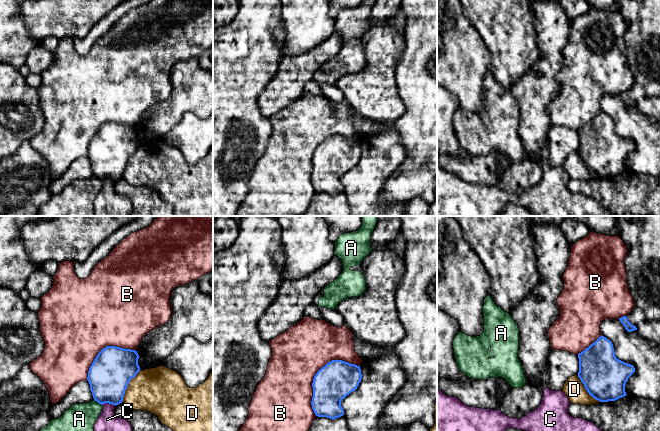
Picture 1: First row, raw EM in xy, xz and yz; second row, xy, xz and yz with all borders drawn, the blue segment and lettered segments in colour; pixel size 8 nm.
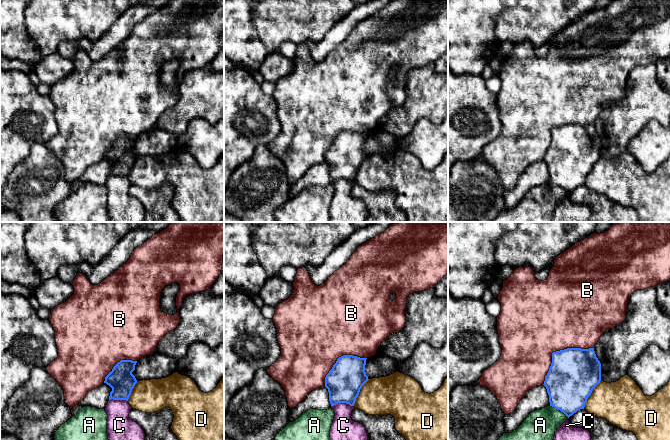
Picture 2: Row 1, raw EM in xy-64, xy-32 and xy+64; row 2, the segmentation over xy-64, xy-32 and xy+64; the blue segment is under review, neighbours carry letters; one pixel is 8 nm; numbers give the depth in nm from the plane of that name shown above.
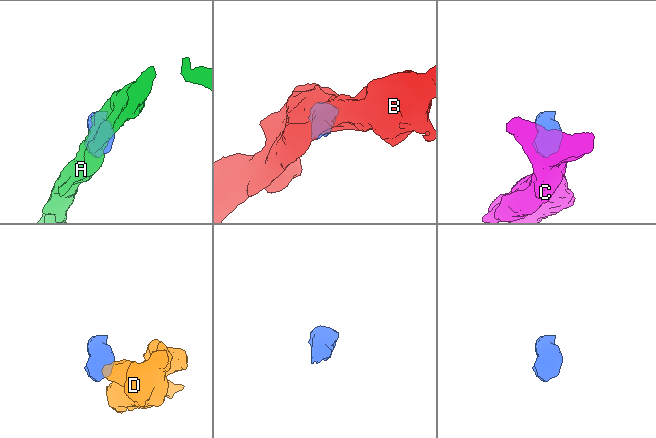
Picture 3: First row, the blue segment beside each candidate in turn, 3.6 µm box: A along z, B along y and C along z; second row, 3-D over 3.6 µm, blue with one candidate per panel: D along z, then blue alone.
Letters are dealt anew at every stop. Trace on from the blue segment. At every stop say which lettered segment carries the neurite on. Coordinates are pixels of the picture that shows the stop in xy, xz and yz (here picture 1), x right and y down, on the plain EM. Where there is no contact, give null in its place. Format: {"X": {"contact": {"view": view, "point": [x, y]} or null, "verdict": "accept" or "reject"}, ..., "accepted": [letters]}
{"A": {"contact": {"view": "xy", "point": [98, 178]}, "verdict": "reject"}, "B": {"contact": {"view": "xz", "point": [316, 149]}, "verdict": "reject"}, "C": {"contact": {"view": "xy", "point": [109, 179]}, "verdict": "reject"}, "D": {"contact": {"view": "xy", "point": [127, 162]}, "verdict": "reject"}, "accepted": []}

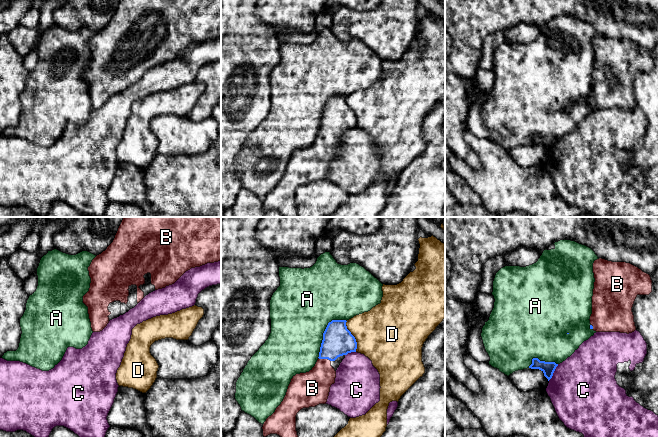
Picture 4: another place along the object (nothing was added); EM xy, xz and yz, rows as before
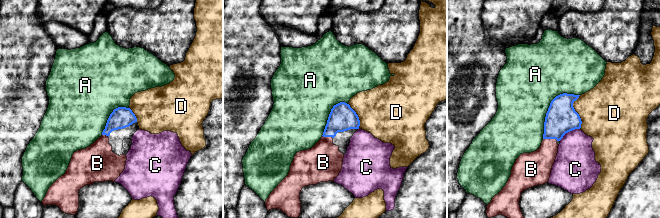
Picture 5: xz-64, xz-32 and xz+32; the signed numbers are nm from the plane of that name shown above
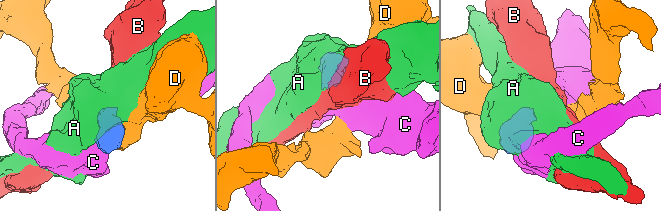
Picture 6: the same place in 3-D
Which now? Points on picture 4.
{"A": {"contact": {"view": "xz", "point": [324, 108]}, "verdict": "reject"}, "B": {"contact": {"view": "xz", "point": [324, 134]}, "verdict": "accept"}, "C": {"contact": {"view": "yz", "point": [553, 148]}, "verdict": "reject"}, "D": {"contact": {"view": "xz", "point": [353, 112]}, "verdict": "reject"}, "accepted": ["B"]}

